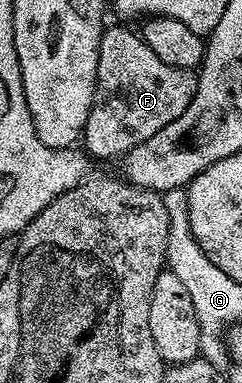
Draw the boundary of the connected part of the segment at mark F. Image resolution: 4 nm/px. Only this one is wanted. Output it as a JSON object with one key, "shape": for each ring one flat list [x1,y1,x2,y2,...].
{"shape":[[107,27,100,38,98,65,96,66,96,90,92,98,92,106,88,110,88,122,82,131,81,143,85,151,95,161,121,158,132,151,140,142,148,142,156,130,164,130,168,122,180,118,184,110,188,110,188,102,198,89,197,75,191,69,180,66,168,66,148,45,143,42,141,35,130,28]]}

